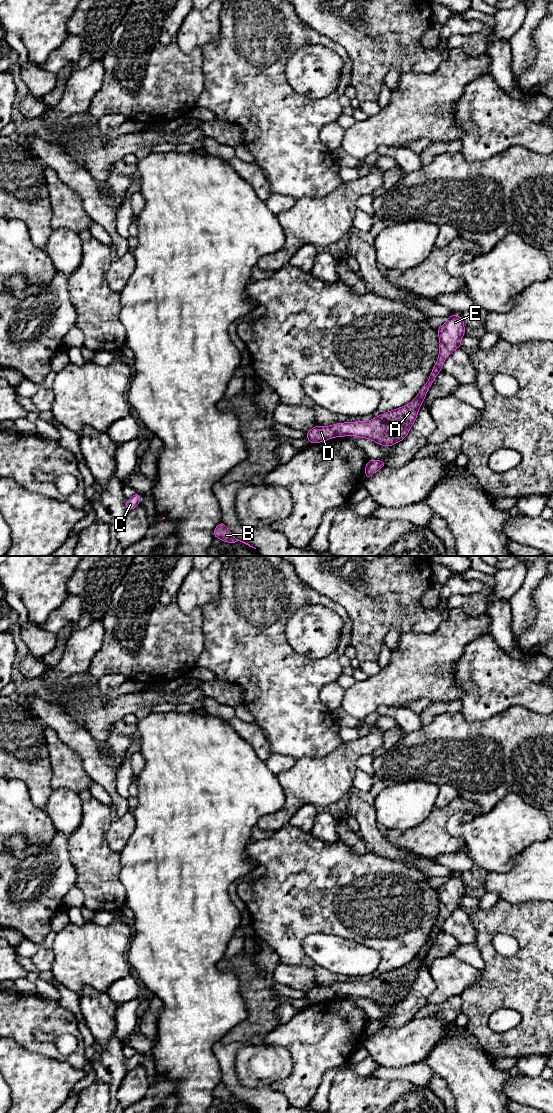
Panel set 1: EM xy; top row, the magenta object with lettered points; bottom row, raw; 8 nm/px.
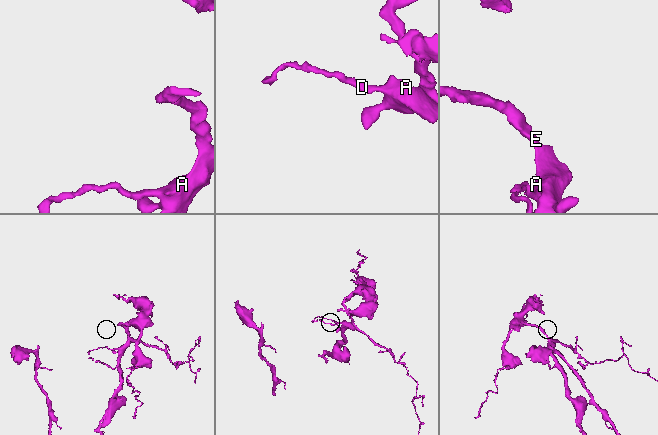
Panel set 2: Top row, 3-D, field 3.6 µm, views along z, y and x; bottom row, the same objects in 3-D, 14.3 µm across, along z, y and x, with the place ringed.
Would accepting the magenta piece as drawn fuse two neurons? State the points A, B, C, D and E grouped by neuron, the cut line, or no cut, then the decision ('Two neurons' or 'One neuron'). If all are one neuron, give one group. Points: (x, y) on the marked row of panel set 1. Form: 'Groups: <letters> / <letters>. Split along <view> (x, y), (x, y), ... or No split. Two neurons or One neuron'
Groups: A B C D E. No split. One neuron

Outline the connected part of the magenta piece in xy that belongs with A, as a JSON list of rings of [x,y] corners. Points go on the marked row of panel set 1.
[[[450,314],[447,322],[436,329],[440,340],[439,356],[426,384],[418,395],[408,404],[388,411],[370,421],[337,423],[332,426],[316,425],[306,431],[311,444],[327,441],[334,437],[356,436],[370,439],[384,447],[393,446],[406,438],[415,422],[418,410],[433,384],[437,374],[442,371],[445,359],[457,348],[465,335],[463,318]]]

